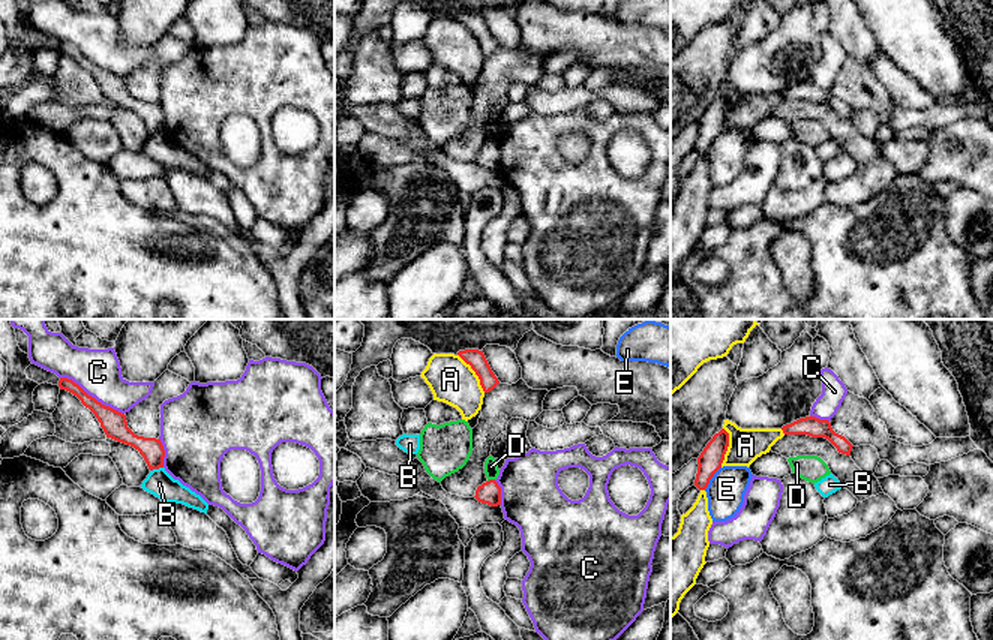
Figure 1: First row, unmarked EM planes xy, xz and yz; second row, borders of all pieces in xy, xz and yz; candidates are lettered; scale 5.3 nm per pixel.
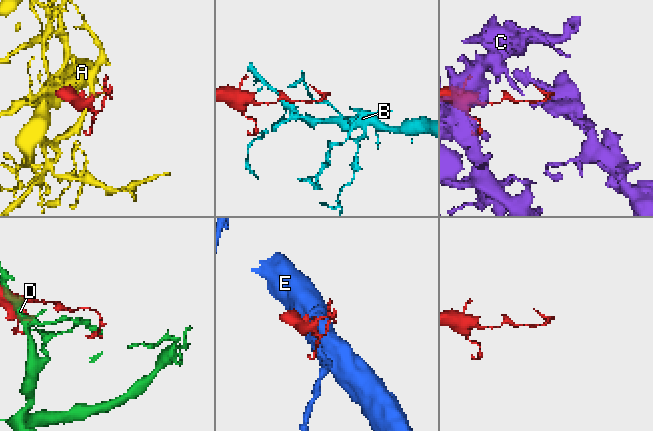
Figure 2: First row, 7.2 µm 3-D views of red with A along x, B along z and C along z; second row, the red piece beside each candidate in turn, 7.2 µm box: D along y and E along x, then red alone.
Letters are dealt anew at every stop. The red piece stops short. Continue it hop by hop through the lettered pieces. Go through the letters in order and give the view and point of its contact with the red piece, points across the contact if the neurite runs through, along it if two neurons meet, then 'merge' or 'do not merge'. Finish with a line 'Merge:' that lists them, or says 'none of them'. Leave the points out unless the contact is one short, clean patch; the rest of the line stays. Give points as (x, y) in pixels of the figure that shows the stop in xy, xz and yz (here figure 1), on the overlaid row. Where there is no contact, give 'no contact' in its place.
A: xz (476, 373) | do not merge
B: xy (156, 468) | along xy (162, 466), (150, 471) | do not merge
C: xy (90, 396) | do not merge
D: xz (491, 480) | along xz (494, 478), (488, 481) | do not merge
E: yz (711, 477) | along yz (720, 466), (704, 489) | do not merge
Merge: none of them

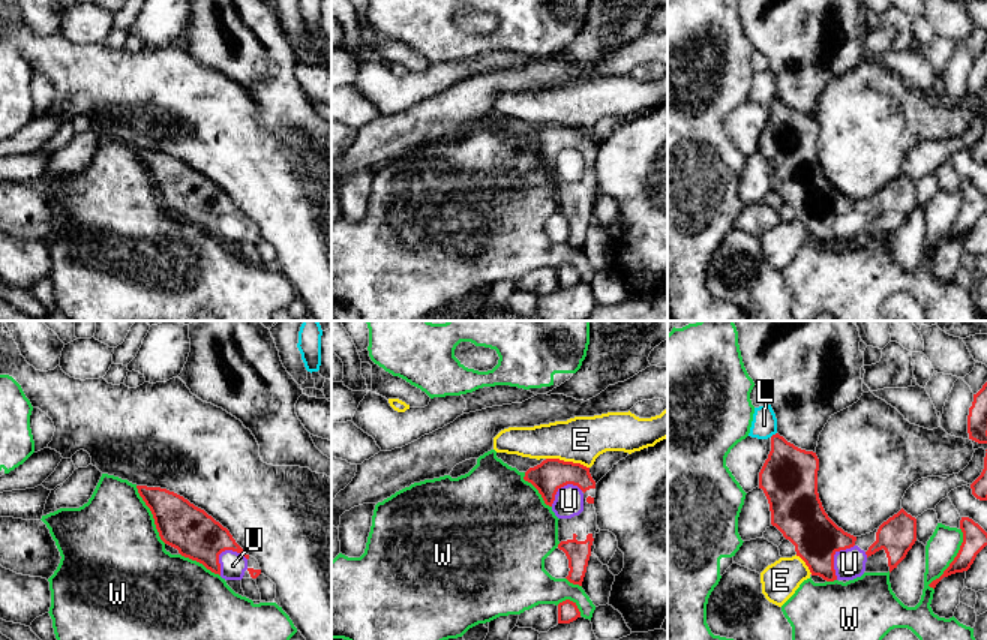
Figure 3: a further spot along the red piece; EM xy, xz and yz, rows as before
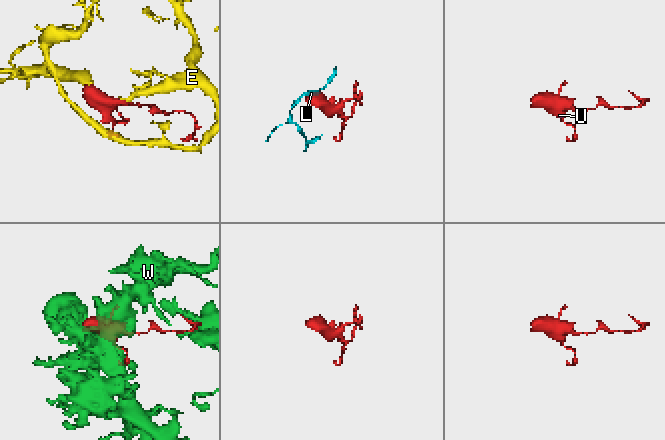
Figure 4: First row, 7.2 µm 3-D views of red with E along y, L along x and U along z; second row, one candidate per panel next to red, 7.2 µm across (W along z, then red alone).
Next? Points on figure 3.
E: xz (567, 462) | do not merge
L: yz (773, 435) | do not merge
U: xy (222, 550) | across xy (197, 535), (222, 550), (233, 565) | merge
W: yz (954, 559) | do not merge
Merge: U

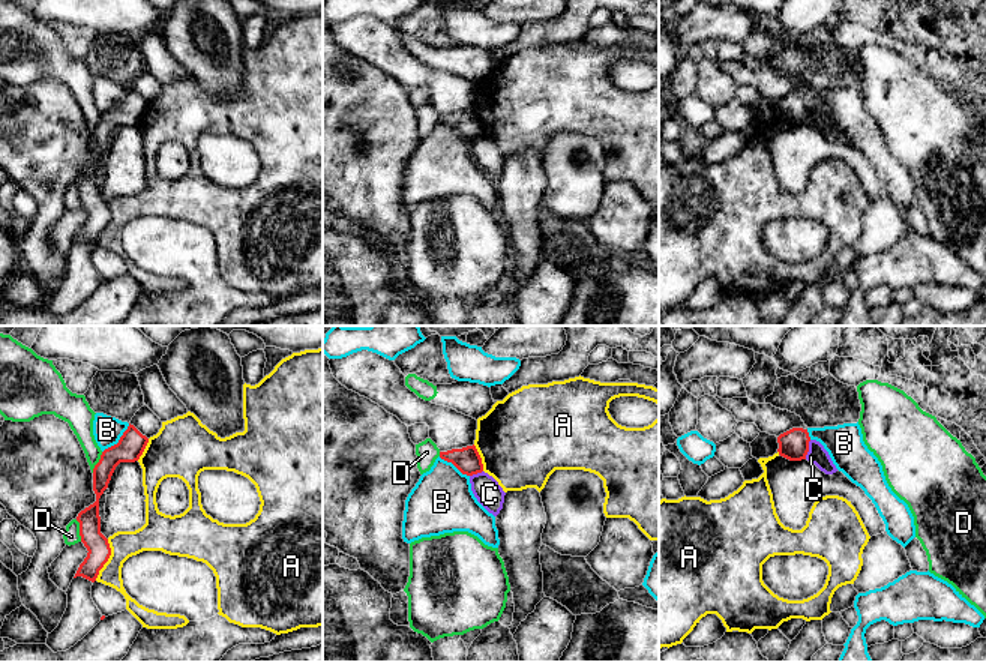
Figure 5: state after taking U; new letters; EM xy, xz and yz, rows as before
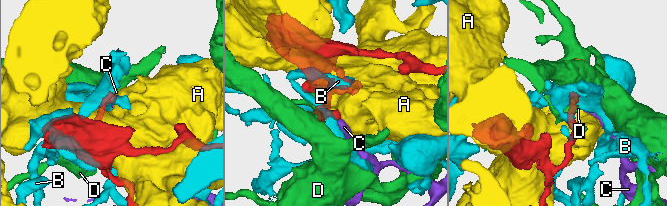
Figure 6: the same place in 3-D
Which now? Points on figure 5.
A: xy (107, 560) | do not merge
B: xy (119, 440) | do not merge
C: yz (808, 449) | along yz (811, 440), (805, 458) | do not merge
D: xy (80, 530) | do not merge
Merge: none of them

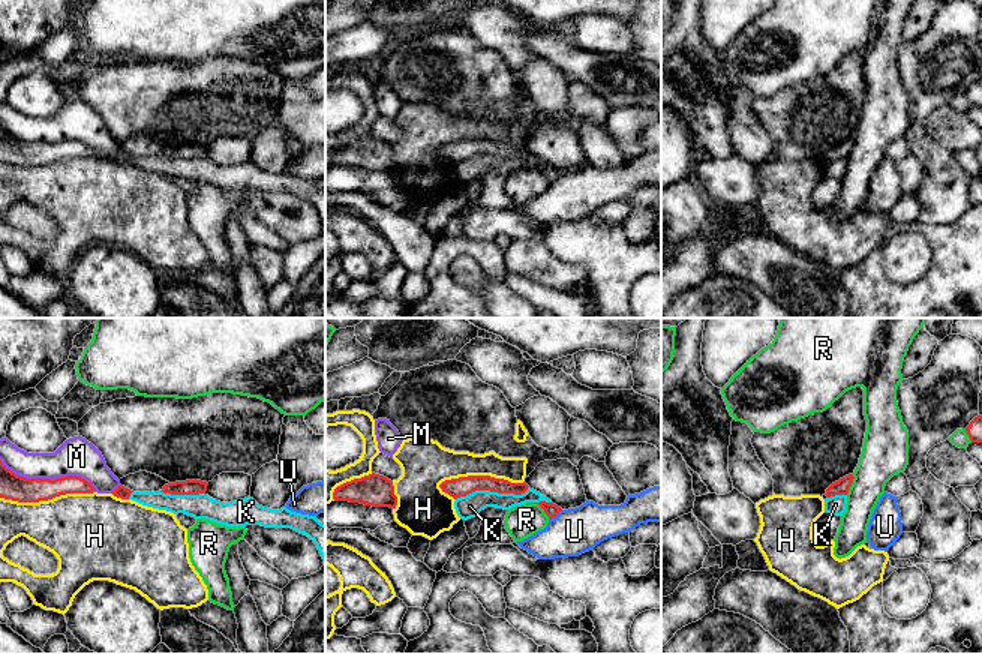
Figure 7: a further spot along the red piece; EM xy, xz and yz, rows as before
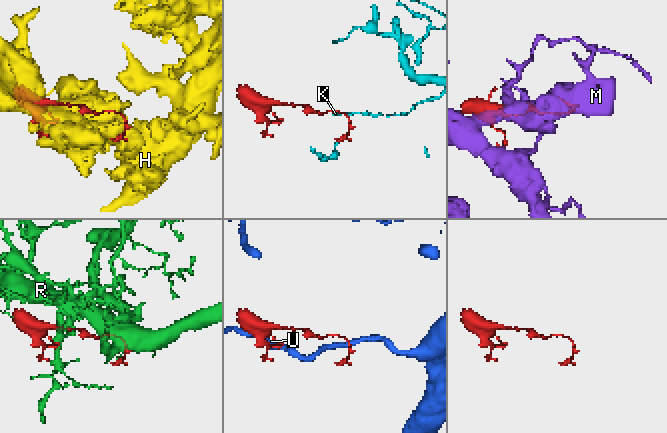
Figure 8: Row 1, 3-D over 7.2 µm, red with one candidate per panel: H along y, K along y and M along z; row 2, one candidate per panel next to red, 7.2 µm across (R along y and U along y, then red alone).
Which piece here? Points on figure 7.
H: xz (480, 476) | do not merge
K: xz (492, 491) | do not merge
M: xy (48, 479) | do not merge
R: xz (538, 504) | do not merge
U: xz (555, 516) | along xz (561, 509), (549, 519) | do not merge
Merge: none of them

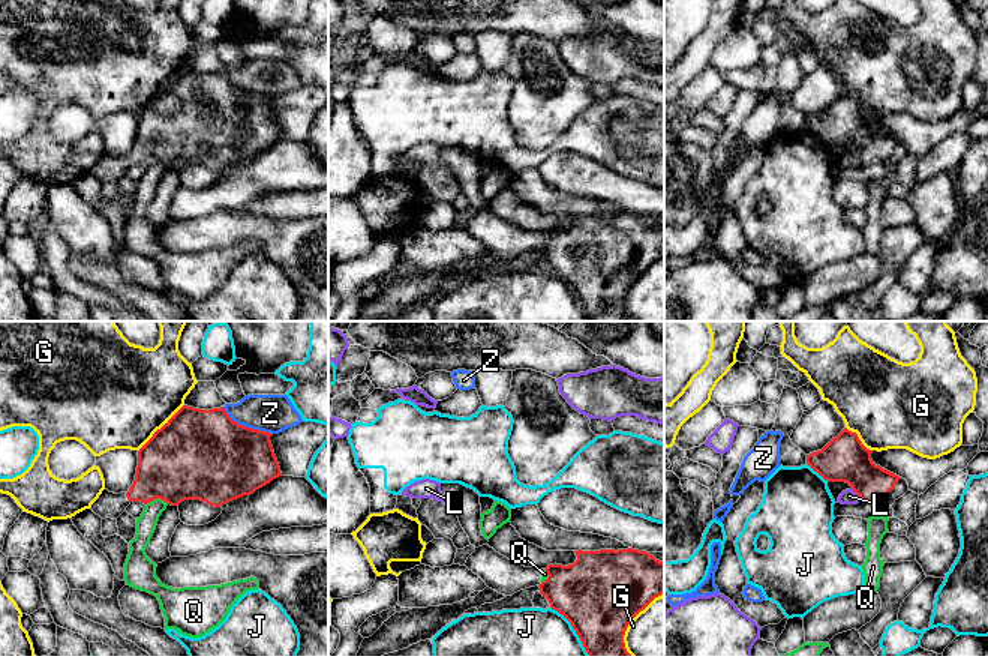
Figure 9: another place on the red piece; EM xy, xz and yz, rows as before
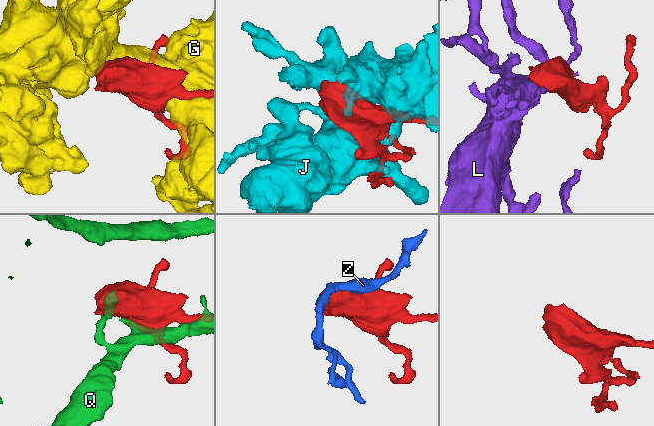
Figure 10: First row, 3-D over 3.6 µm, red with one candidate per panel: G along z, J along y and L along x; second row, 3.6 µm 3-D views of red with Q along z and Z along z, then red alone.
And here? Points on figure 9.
G: xz (630, 622) | do not merge
J: xz (573, 628) | do not merge
L: yz (856, 493) | do not merge
Q: xy (156, 497) | do not merge
Z: xy (246, 427) | do not merge
Merge: none of them

